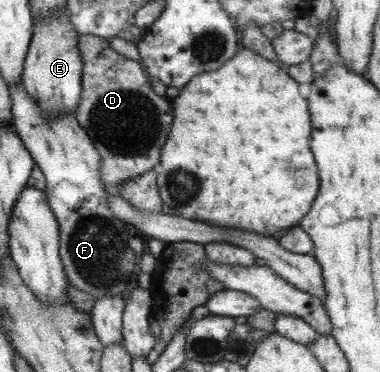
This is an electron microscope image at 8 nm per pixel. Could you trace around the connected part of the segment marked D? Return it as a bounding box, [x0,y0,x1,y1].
[75,35,174,196]

